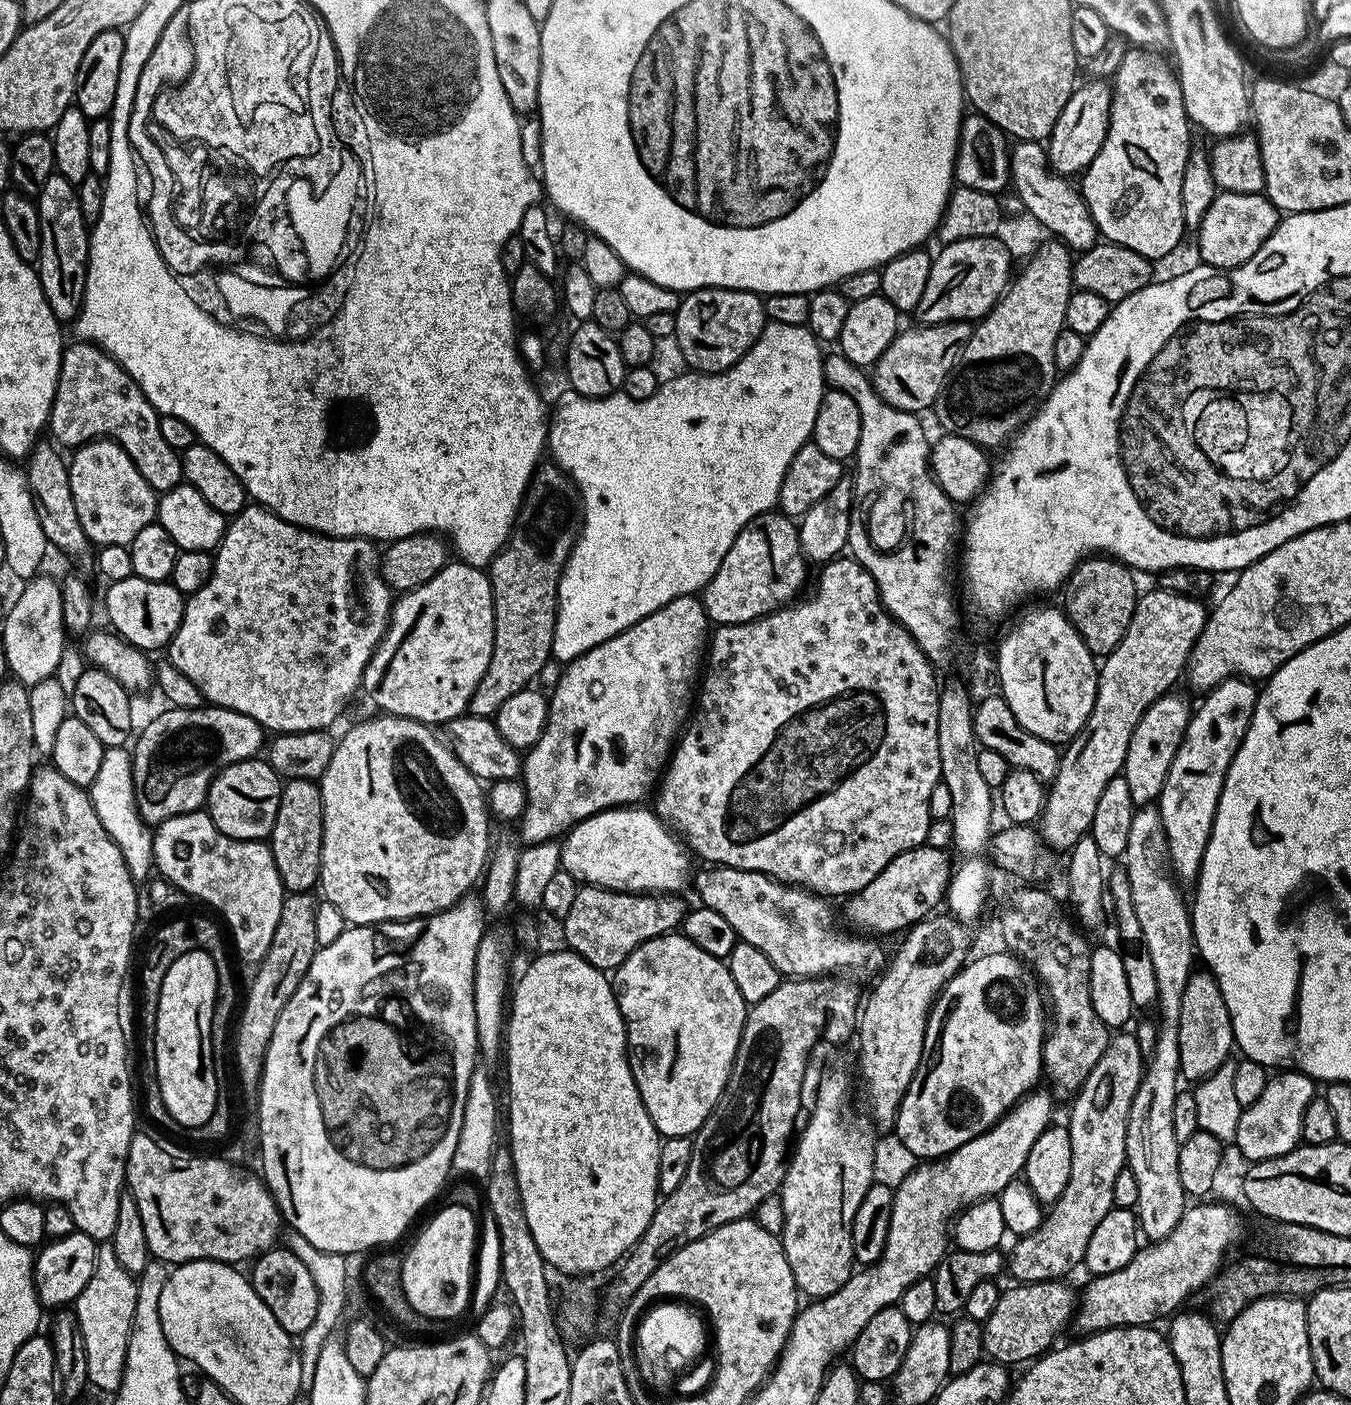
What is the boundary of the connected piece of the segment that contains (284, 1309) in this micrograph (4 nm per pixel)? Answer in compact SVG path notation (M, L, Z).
M285 1246L269 1248L261 1256L255 1257L251 1265L250 1279L258 1298L270 1306L270 1314L278 1318L278 1326L293 1334L301 1334L314 1320L318 1309L318 1290L309 1270L303 1266L301 1259L296 1258Z

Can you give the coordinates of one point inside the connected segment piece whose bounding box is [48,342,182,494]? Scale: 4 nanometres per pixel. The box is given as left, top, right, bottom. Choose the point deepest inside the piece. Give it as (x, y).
(95, 398)

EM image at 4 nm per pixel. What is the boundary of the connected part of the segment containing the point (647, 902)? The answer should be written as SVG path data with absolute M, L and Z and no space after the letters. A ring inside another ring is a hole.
M580 886L577 896L571 903L570 912L562 919L564 925L564 940L571 951L576 952L590 966L599 968L601 972L608 974L626 962L628 955L647 940L653 940L656 936L666 936L675 933L684 923L688 915L689 905L680 901L681 897L676 894L637 894L635 892L611 892L608 888L593 888L591 886Z

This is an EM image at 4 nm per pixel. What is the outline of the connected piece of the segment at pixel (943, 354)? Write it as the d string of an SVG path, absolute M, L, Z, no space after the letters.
M949 320L942 324L925 324L897 331L888 349L876 360L870 372L876 393L898 410L924 414L935 405L948 375L958 363L960 351L970 338L973 325L967 320Z

